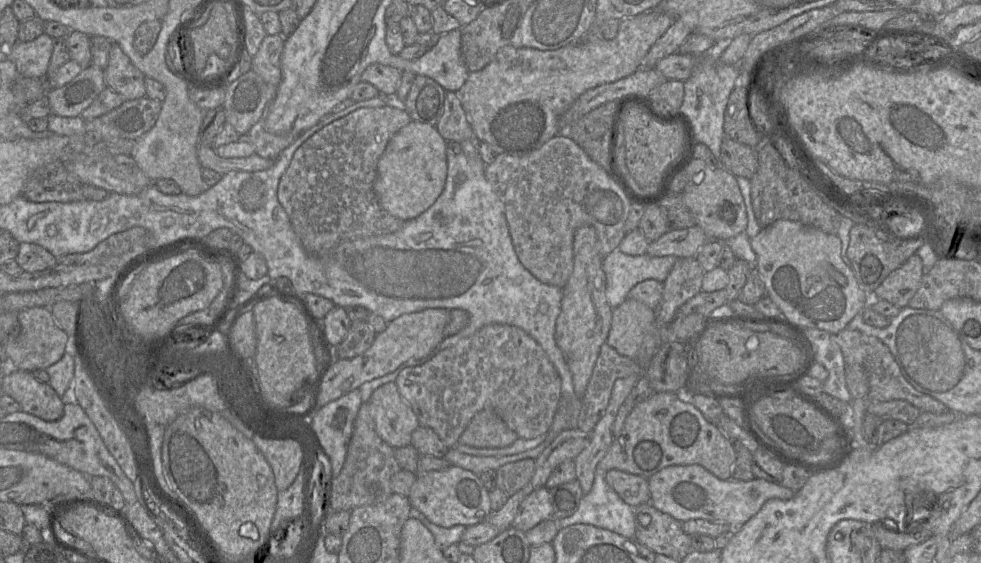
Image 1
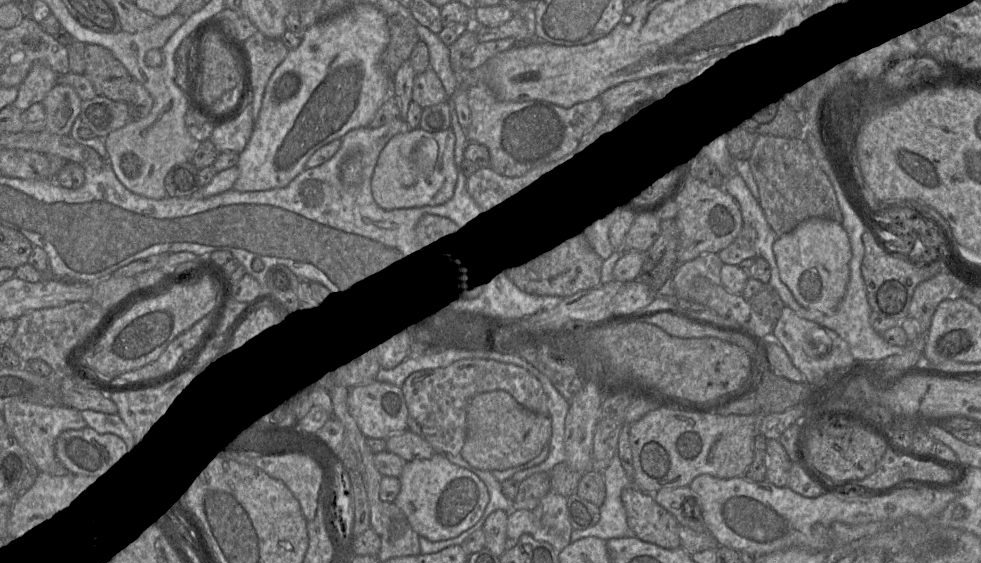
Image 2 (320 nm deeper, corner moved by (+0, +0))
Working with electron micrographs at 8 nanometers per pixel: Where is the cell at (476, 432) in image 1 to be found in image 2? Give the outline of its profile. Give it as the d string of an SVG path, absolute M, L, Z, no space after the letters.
M495 390L474 396L467 405L467 435L460 455L483 471L507 470L535 458L551 437L549 416L532 412L508 392Z

